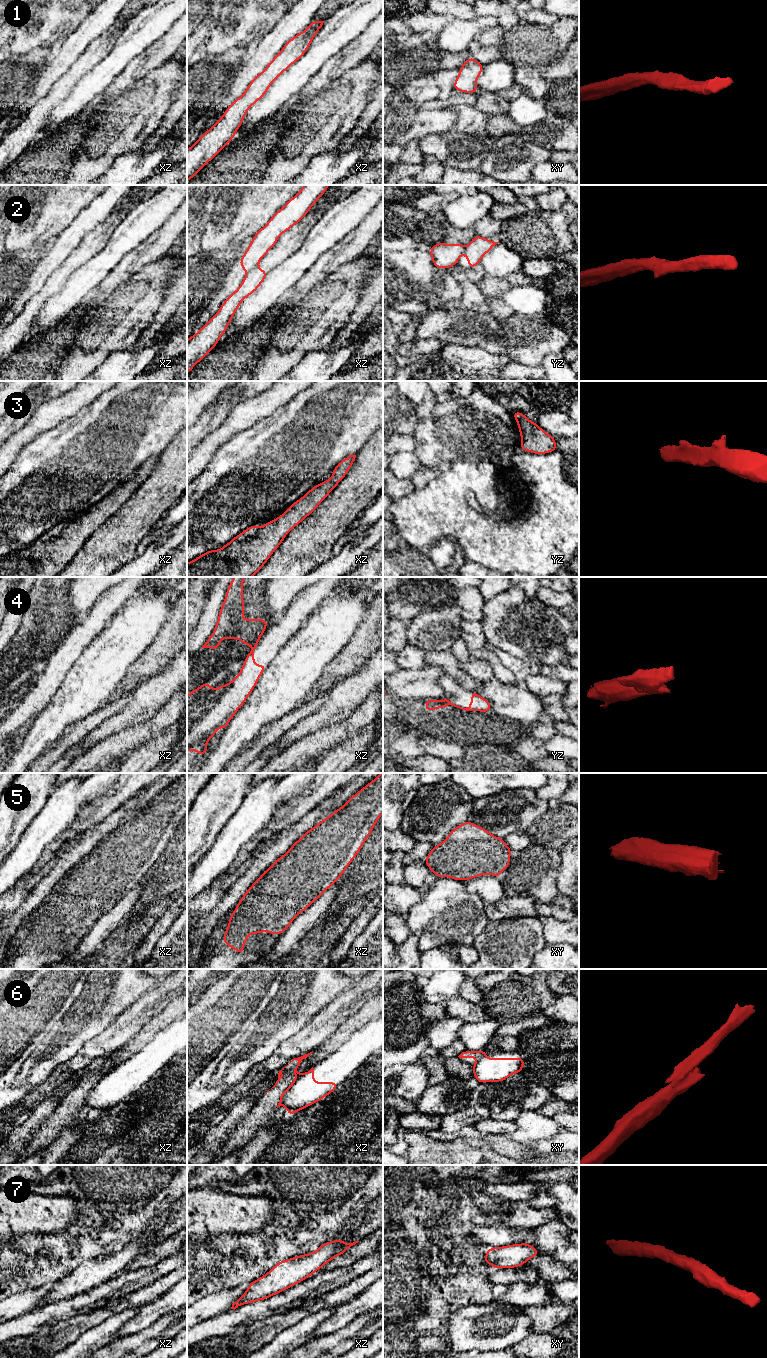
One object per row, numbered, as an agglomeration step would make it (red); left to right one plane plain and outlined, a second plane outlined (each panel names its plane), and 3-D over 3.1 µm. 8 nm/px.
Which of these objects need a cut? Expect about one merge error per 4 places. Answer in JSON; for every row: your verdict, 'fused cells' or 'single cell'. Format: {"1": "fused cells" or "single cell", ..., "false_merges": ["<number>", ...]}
{"1": "single cell", "2": "fused cells", "3": "single cell", "4": "fused cells", "5": "single cell", "6": "fused cells", "7": "single cell", "false_merges": ["2", "4", "6"]}

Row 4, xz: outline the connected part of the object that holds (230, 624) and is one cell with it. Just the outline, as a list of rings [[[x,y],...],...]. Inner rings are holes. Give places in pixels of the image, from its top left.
[[[234,577],[228,586],[219,611],[216,627],[202,648],[219,649],[221,639],[235,638],[244,645],[254,646],[269,624],[264,619],[244,619],[242,583],[246,577]]]

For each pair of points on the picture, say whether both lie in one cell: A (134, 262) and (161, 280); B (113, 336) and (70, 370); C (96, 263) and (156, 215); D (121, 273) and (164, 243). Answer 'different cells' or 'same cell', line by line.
A: different cells
B: same cell
C: same cell
D: same cell

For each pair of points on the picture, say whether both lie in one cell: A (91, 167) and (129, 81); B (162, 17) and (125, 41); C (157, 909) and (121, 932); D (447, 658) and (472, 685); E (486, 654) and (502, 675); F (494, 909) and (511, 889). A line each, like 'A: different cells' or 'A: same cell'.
A: different cells
B: same cell
C: same cell
D: same cell
E: same cell
F: different cells

